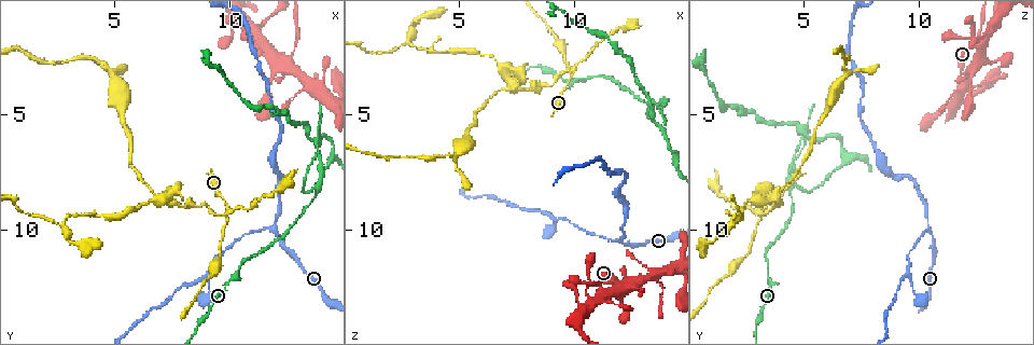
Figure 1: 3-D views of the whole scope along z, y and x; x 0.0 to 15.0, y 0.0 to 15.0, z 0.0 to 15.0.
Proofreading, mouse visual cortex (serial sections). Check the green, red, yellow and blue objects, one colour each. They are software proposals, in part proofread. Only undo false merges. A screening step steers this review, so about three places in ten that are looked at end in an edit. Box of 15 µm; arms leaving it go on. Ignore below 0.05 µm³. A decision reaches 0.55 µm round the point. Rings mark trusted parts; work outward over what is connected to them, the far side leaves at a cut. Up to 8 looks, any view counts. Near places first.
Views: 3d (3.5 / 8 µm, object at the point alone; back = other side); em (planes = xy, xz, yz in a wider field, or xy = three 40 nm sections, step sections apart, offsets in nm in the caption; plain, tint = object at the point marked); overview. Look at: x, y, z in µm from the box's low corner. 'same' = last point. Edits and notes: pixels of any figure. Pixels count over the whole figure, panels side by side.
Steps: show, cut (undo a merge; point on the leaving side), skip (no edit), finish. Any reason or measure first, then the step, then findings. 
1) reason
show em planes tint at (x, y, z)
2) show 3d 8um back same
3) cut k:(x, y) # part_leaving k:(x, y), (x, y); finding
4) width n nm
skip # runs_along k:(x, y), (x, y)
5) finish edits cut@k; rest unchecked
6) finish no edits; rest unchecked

abrupt turn
show 3d 3.5um at (9.9, 9.3, 3.2)

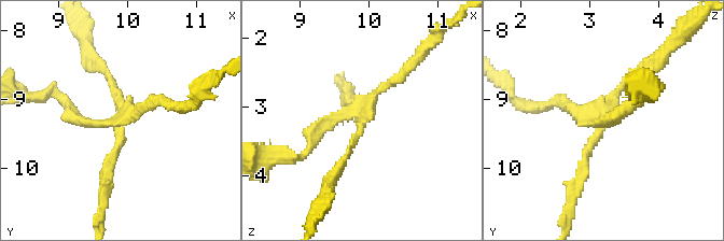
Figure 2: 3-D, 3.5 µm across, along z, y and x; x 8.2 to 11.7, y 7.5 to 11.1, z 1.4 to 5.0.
arms 4; arm_widths 150, 150, 150, 200 nm; now the EM
show em xy step 1 tint at (9.90, 9.30, 3.15)

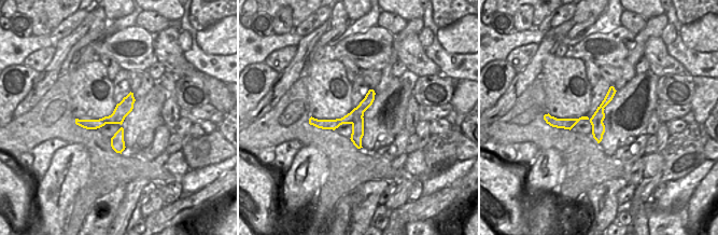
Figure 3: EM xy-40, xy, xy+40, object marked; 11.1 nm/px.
cut 2:(140, 108) # part_leaving 2:(121, 116), (81, 123), (55, 93), (45, 96); two cells meet here

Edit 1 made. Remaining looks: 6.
see it whole again
show overview

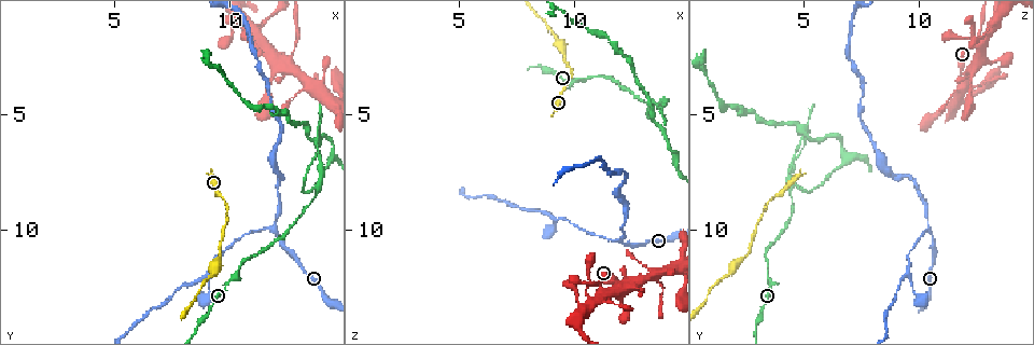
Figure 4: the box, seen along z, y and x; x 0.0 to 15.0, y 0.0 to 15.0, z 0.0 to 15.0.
a fork
show 3d 3.5um at (11.9, 10.0, 10.5)

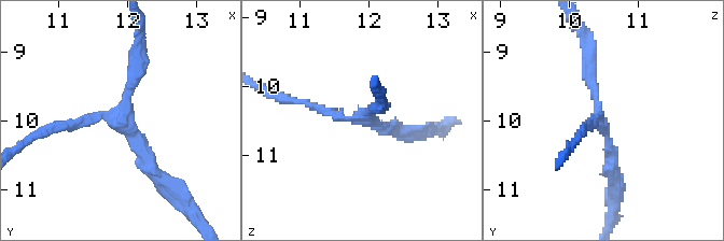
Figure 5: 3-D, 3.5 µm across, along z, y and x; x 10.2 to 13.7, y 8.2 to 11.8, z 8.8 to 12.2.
arms 3; arm_widths 150, 150, 250 nm
show em planes tint at (11.95, 10.05, 10.45)

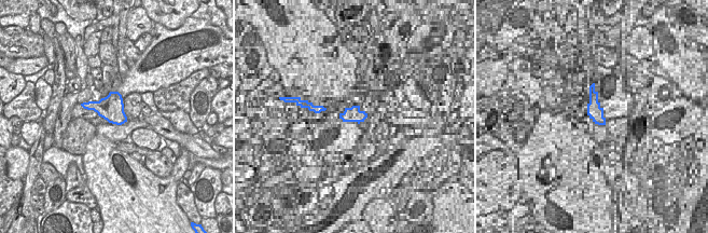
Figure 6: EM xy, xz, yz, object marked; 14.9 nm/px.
skip # runs_along 5:(162, 180), (122, 124), (136, 55); one cell here

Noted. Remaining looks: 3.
four-way junction
show 3d 3.5um at (10.9, 1.4, 13.0)

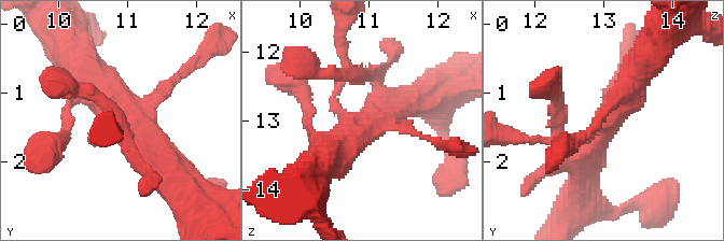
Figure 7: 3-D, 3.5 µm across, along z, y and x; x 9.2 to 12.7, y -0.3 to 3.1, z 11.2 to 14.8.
arms 4; arm_widths 150, 150, 350, 450 nm; need the tissue
show em xy step 5 tint at (10.90, 1.40, 13.10)

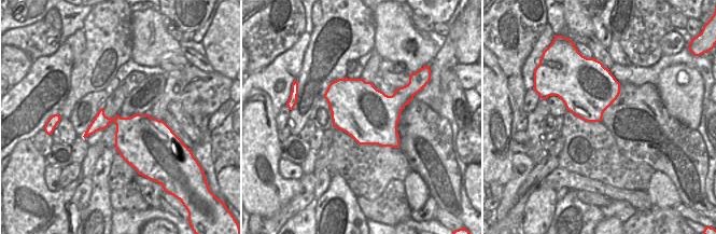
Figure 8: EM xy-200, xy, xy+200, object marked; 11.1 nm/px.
skip # runs_along 7:(569, 160), (594, 147), (640, 65); all the same cell

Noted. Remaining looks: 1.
finish edits cut@2; rest unchecked

